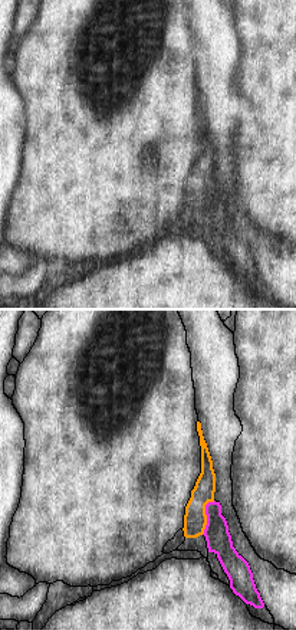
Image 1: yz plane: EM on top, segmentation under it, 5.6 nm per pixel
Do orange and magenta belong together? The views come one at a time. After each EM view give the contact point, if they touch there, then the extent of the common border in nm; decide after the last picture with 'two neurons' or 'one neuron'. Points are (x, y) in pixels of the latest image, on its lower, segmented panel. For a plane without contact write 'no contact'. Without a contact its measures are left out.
meets orange at (206, 515); contact 200 nm long

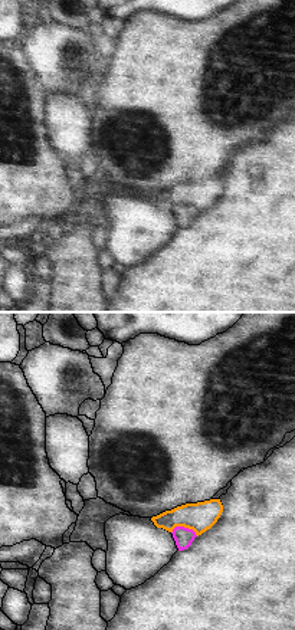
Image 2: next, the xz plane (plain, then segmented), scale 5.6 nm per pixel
meets orange at (184, 527); contact 160 nm long

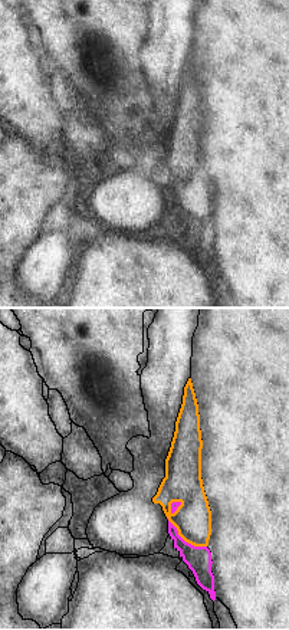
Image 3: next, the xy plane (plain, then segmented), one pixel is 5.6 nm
meets orange at (184, 540); contact 280 nm long

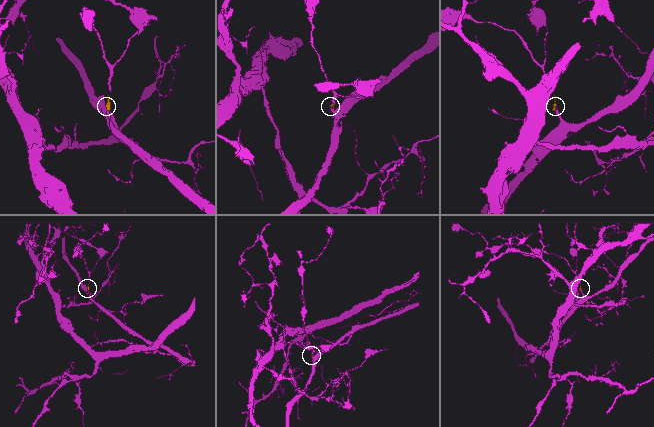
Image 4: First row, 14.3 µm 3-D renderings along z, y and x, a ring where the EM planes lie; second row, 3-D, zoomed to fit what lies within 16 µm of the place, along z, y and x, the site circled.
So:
one neuron

